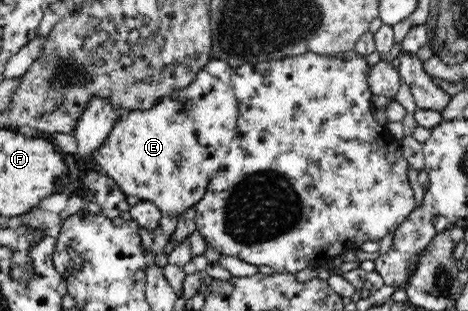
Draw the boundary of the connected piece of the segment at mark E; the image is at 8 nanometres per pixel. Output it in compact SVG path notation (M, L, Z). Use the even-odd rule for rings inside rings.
M201 69L195 80L183 90L173 92L149 110L129 111L127 118L119 118L107 140L93 154L100 172L111 177L128 196L153 201L164 216L181 216L189 207L195 206L207 192L208 184L221 162L229 153L230 142L236 135L239 108L231 86Z

